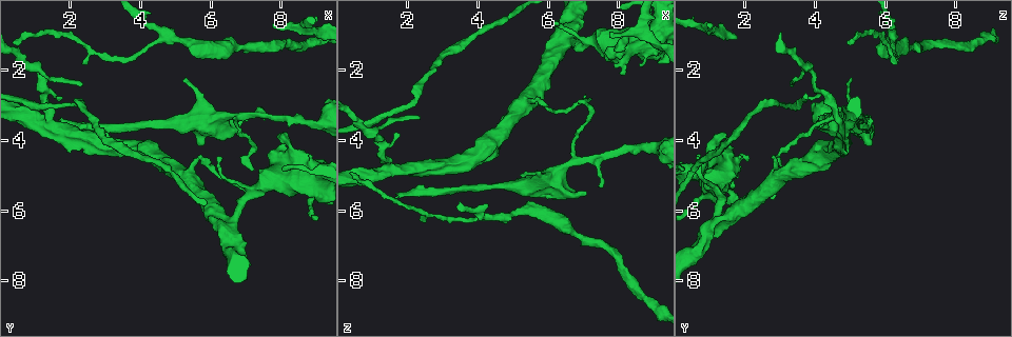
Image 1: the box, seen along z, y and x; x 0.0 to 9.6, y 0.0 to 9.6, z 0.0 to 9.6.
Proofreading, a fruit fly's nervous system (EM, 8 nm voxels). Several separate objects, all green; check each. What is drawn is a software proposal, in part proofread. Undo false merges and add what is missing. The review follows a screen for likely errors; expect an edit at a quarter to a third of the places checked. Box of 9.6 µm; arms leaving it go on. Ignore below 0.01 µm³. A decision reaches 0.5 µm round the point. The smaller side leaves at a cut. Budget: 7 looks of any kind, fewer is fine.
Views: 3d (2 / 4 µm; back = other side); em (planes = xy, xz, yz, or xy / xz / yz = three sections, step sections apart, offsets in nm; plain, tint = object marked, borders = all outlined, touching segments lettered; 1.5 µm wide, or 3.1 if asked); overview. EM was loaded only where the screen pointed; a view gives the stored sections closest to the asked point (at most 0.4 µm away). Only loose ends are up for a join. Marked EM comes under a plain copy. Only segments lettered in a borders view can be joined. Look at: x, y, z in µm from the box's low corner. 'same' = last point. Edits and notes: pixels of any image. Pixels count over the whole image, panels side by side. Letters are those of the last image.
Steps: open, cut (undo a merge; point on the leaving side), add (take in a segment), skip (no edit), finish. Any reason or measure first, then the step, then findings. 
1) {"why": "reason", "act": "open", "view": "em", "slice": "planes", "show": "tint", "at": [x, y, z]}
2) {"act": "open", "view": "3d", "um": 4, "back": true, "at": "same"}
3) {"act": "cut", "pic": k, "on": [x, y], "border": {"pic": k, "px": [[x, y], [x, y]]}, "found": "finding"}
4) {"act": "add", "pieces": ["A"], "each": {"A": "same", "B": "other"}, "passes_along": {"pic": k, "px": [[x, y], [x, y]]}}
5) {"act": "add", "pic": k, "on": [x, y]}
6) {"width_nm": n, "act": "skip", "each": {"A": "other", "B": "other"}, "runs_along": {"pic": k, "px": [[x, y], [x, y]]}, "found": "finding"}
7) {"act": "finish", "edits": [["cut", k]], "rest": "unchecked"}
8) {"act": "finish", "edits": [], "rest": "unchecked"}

{"why": "three-way junction", "act": "open", "view": "3d", "um": 4, "at": [7.30, 5.45, 1.20]}

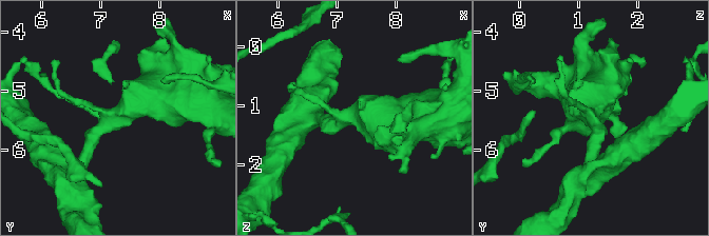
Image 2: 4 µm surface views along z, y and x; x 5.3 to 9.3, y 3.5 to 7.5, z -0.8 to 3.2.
{"arms": 3, "why": "now the EM", "act": "open", "view": "em", "slice": "yz", "step": 4, "show": "tint", "at": [7.20, 5.45, 1.20]}

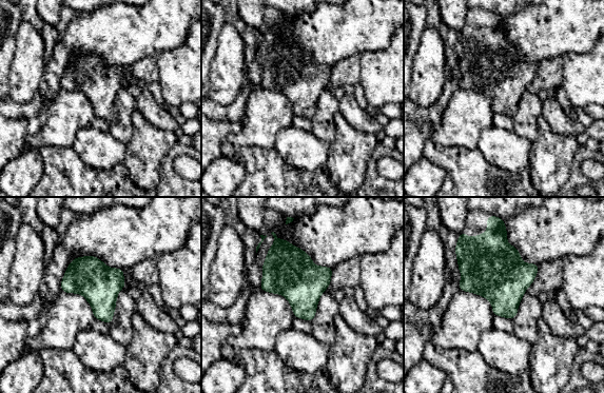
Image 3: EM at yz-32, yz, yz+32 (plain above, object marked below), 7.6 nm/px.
{"act": "open", "view": "em", "slice": "planes", "show": "borders", "at": "same"}

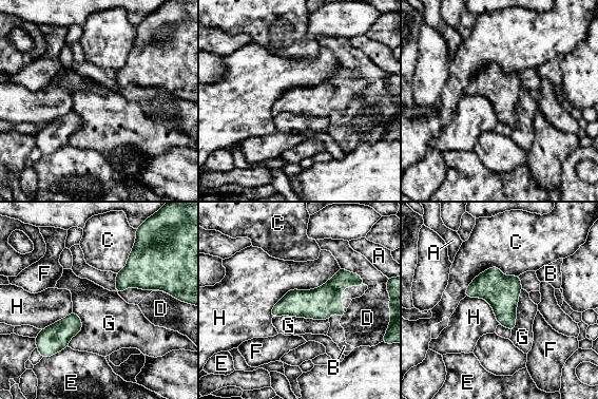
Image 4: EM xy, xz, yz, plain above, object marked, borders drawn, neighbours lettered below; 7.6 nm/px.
{"act": "skip", "each": {"A": "other", "B": "other", "C": "other", "D": "other", "E": "other", "F": "other", "G": "other", "H": "other"}, "found": "continuous, no second cell"}

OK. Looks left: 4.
{"why": "free end", "act": "open", "view": "em", "um": 3.1, "slice": "xy", "step": 8, "show": "borders", "at": [7.55, 3.40, 5.40]}

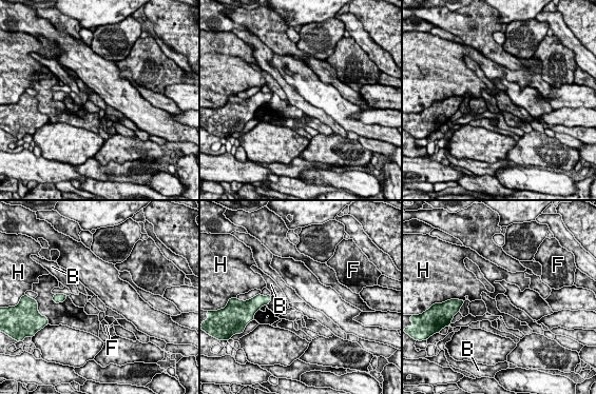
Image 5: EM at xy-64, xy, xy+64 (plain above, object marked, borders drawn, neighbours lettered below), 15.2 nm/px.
{"why": "another direction", "act": "open", "view": "em", "um": 3.1, "slice": "planes", "show": "borders", "at": "same"}

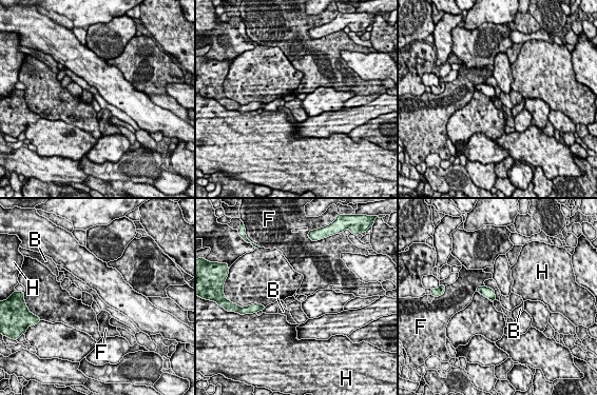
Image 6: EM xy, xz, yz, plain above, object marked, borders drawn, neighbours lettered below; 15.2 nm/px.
{"act": "skip", "each": {"B": "other", "F": "other", "H": "other"}, "border": {"pic": 6, "px": [[484, 285], [478, 285], [475, 290]]}, "found": "none of them fits"}

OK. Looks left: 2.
{"why": "three-way junction", "act": "open", "view": "3d", "um": 2, "at": [1.05, 2.00, 3.80]}

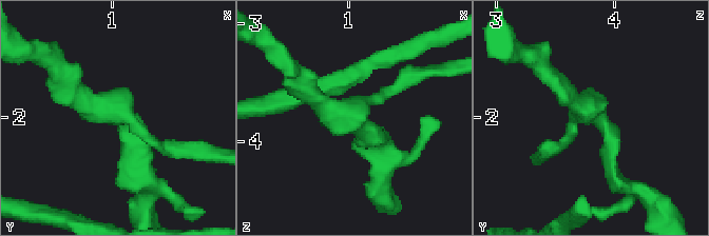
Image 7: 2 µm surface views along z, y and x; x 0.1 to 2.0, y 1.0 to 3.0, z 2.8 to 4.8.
{"arms": 3, "act": "open", "view": "em", "slice": "planes", "show": "borders", "at": [1.10, 1.94, 3.80]}

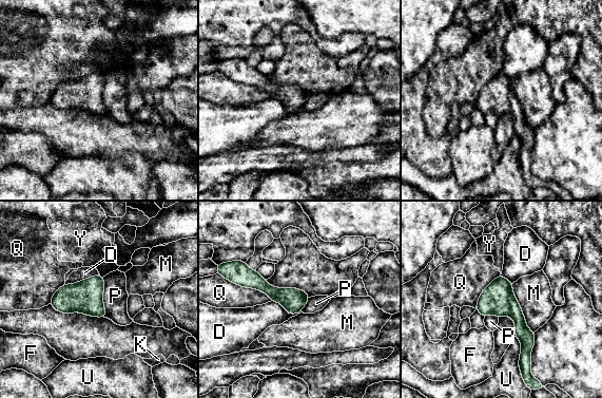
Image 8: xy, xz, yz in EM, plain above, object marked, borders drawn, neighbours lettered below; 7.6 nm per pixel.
{"width_nm": 190, "act": "skip", "each": {"D": "other", "F": "other", "K": "other", "M": "other", "P": "other", "Q": "other", "U": "other", "Y": "other"}, "runs_along": {"pic": 8, "px": [[500, 279], [525, 336], [524, 361]]}, "found": "one cell here"}

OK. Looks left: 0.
{"act": "finish", "edits": [], "rest": "unchecked"}

